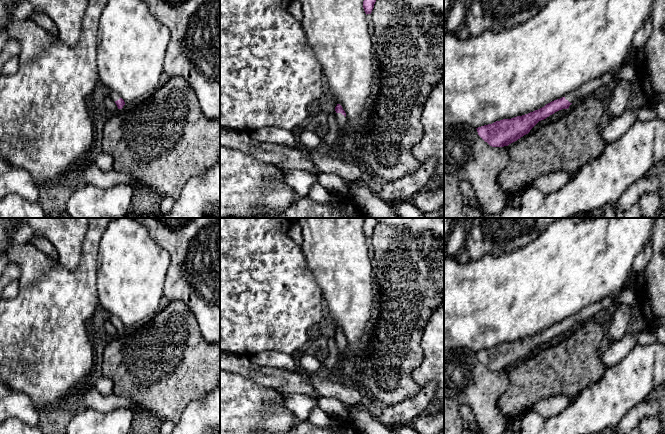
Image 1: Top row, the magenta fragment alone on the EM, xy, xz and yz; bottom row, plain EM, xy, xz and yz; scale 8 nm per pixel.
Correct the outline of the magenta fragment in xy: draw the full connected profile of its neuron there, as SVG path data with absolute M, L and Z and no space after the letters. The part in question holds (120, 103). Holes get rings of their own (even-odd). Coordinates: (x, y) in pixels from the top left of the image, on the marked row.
M107 91L107 93L111 96L112 100L116 103L118 109L122 109L123 106L125 105L125 102L120 97L120 95L111 91Z

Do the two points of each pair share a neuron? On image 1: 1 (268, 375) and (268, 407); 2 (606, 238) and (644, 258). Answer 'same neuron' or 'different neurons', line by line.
1: different neurons
2: different neurons

